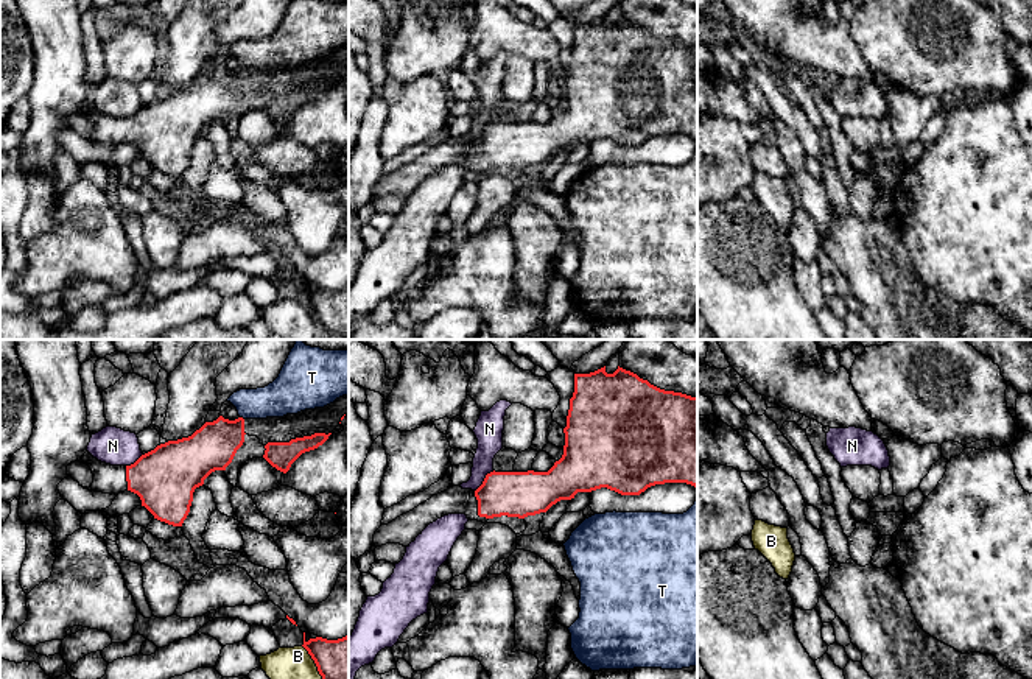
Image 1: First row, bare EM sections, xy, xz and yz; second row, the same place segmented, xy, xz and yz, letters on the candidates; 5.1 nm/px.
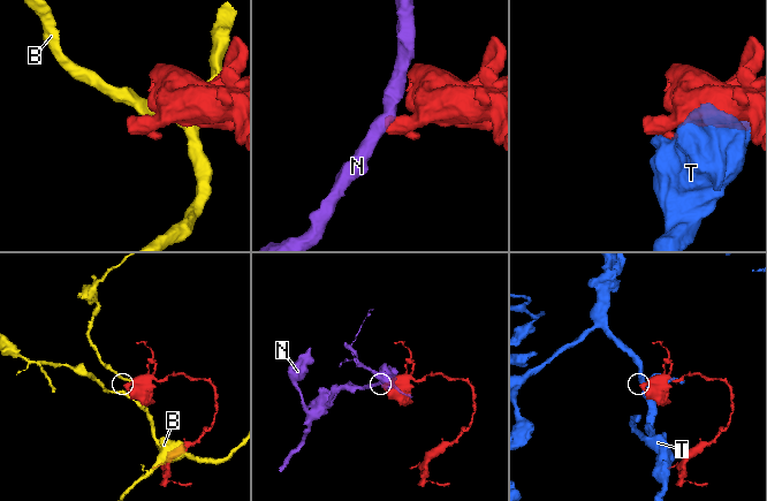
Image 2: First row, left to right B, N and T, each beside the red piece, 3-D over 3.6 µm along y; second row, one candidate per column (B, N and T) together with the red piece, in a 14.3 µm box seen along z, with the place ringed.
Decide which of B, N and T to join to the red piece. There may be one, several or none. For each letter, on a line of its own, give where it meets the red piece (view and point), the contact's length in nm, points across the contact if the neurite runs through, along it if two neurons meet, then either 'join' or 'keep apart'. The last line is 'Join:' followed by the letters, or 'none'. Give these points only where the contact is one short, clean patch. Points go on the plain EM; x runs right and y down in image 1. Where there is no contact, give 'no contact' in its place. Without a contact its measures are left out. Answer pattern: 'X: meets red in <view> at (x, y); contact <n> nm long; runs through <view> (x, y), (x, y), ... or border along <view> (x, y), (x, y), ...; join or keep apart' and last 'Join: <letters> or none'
B: meets red in xy at (316, 316); contact 240 nm long; keep apart
N: meets red in xz at (484, 131); contact 150 nm long; border along xz (494, 122), (486, 126), (475, 142); keep apart
T: meets red in xy at (242, 69); contact 30 nm long; keep apart
Join: none

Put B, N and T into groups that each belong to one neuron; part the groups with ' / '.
B / N / T

